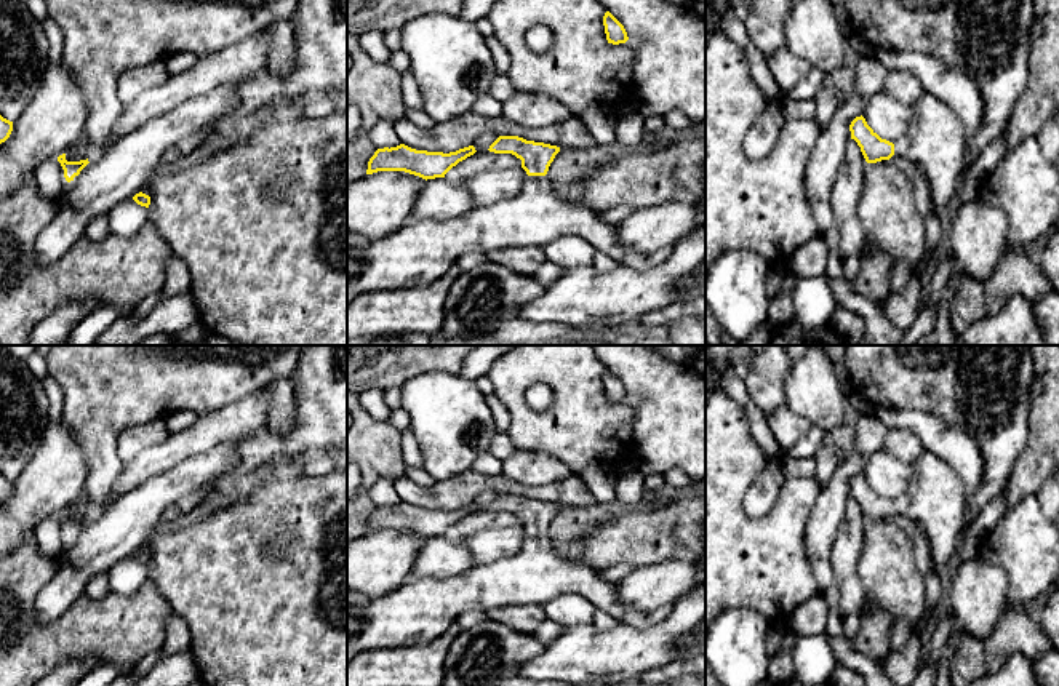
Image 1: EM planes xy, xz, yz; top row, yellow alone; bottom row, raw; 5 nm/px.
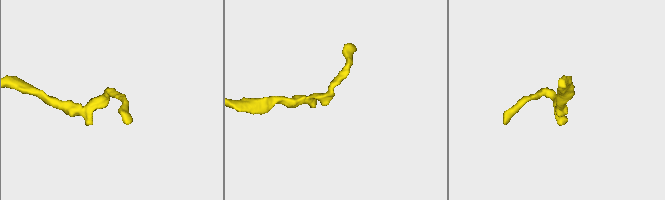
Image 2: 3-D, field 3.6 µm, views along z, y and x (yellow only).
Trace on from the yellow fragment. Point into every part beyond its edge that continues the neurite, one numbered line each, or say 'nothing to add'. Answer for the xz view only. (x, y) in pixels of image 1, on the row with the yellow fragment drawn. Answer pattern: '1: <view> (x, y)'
nothing to add

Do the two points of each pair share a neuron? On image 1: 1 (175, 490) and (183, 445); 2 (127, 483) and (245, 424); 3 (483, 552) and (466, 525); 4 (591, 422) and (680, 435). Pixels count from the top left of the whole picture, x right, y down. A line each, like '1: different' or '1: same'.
1: different
2: same
3: different
4: different

